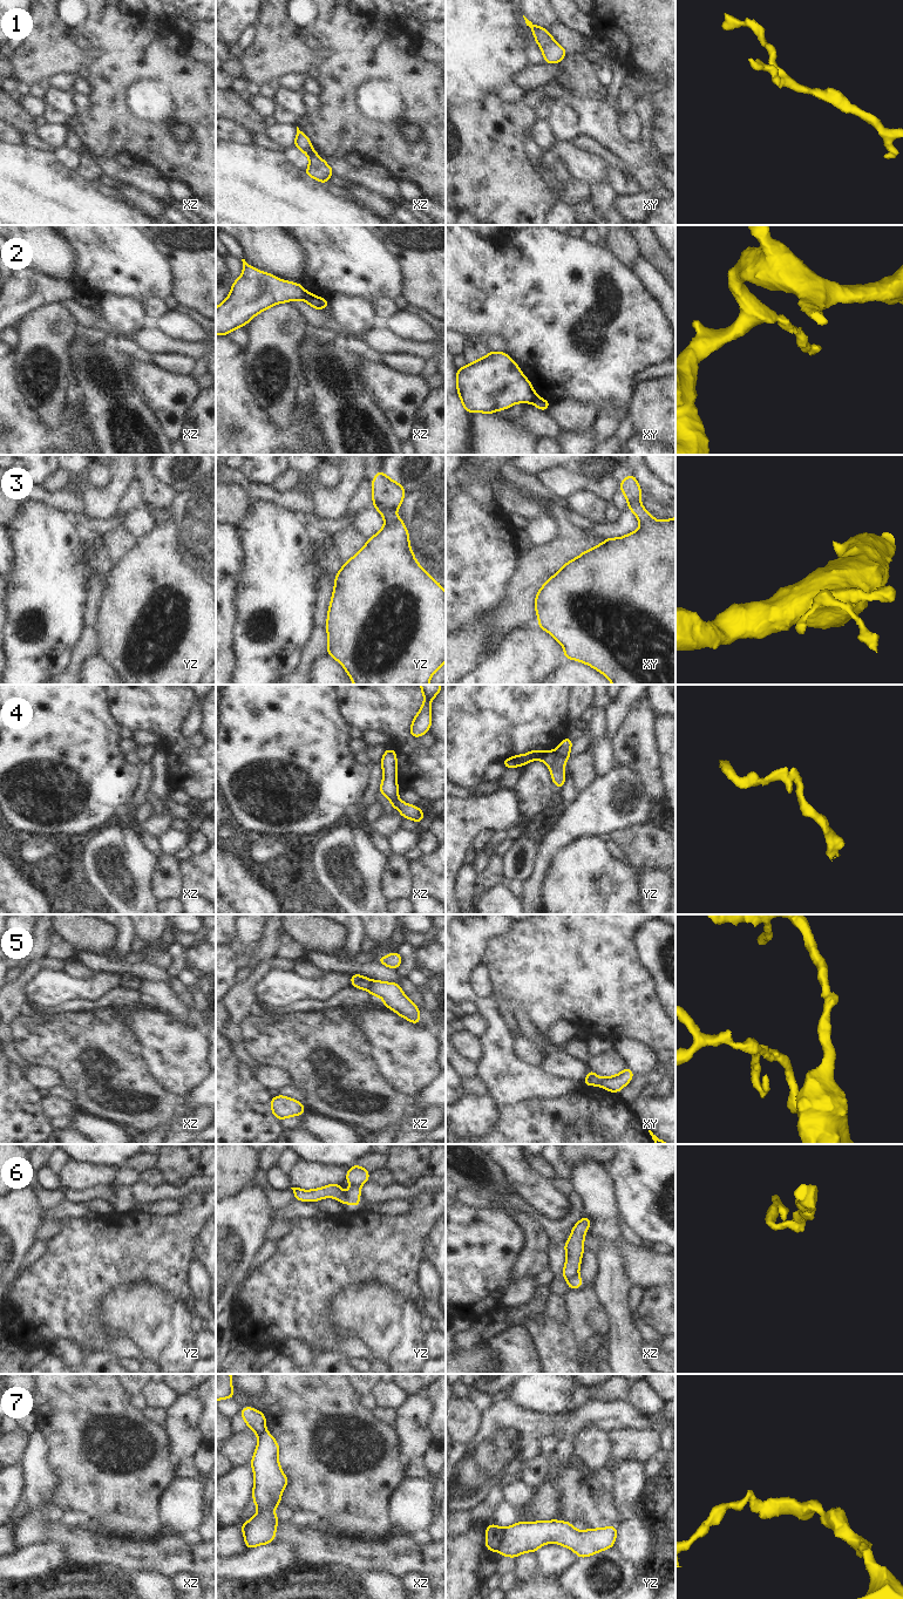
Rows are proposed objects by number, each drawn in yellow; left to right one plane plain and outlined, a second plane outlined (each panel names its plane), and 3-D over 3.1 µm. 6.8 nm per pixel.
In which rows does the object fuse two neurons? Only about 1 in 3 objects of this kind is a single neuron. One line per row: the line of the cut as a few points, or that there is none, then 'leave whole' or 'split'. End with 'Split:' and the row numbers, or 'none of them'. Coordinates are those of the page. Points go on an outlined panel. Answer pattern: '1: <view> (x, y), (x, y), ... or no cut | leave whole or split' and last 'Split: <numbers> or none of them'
1: no cut | leave whole
2: xz (305, 291), (301, 299) | split
3: yz (381, 503), (394, 510) | split
4: yz (555, 752), (562, 756), (569, 756) | split
5: xz (371, 980), (367, 989) | split
6: xz (577, 1273), (567, 1279) | split
7: yz (504, 1529), (497, 1549) | split
Split: 2, 3, 4, 5, 6, 7

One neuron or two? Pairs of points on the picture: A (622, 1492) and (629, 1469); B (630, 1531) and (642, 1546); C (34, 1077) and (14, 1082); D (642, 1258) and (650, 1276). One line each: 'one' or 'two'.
A: one
B: one
C: two
D: one

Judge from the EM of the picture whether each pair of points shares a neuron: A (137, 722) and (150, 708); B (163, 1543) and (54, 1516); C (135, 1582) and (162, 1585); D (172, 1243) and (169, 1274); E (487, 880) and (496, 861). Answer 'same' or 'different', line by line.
A: same
B: different
C: same
D: same
E: same

